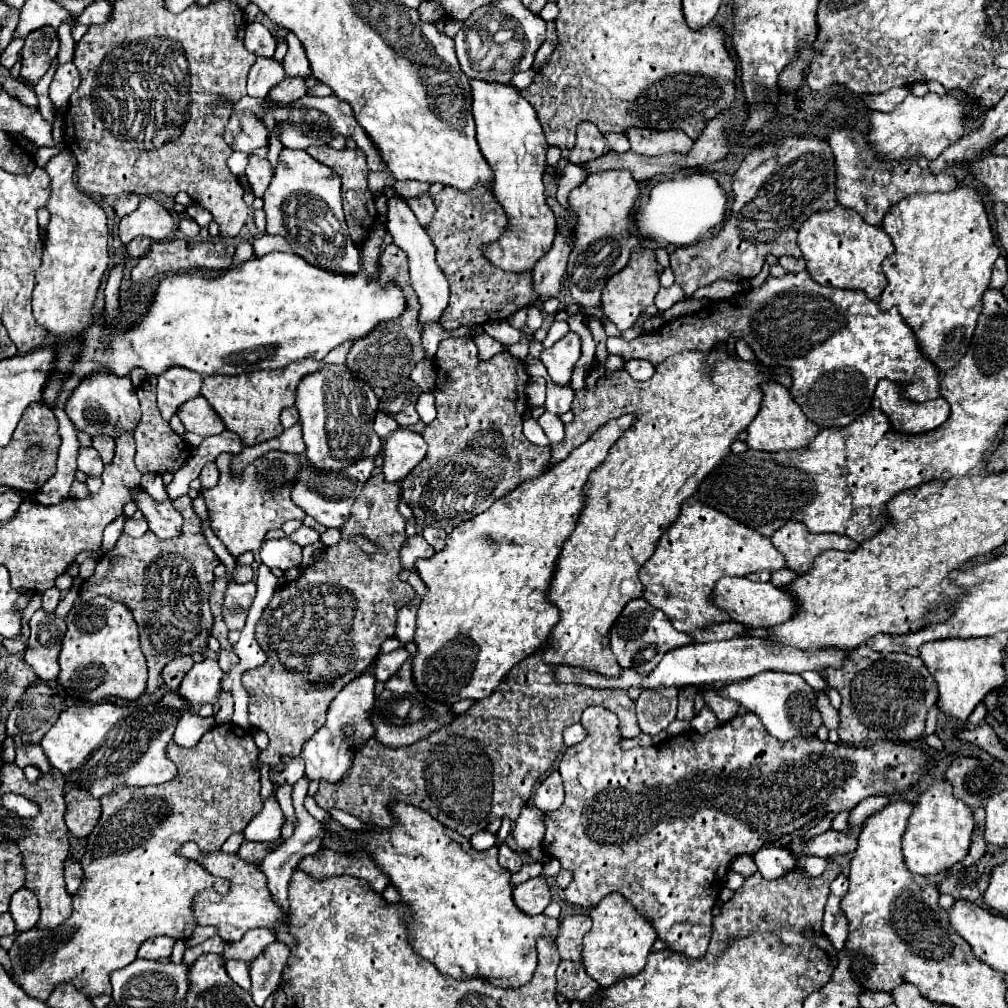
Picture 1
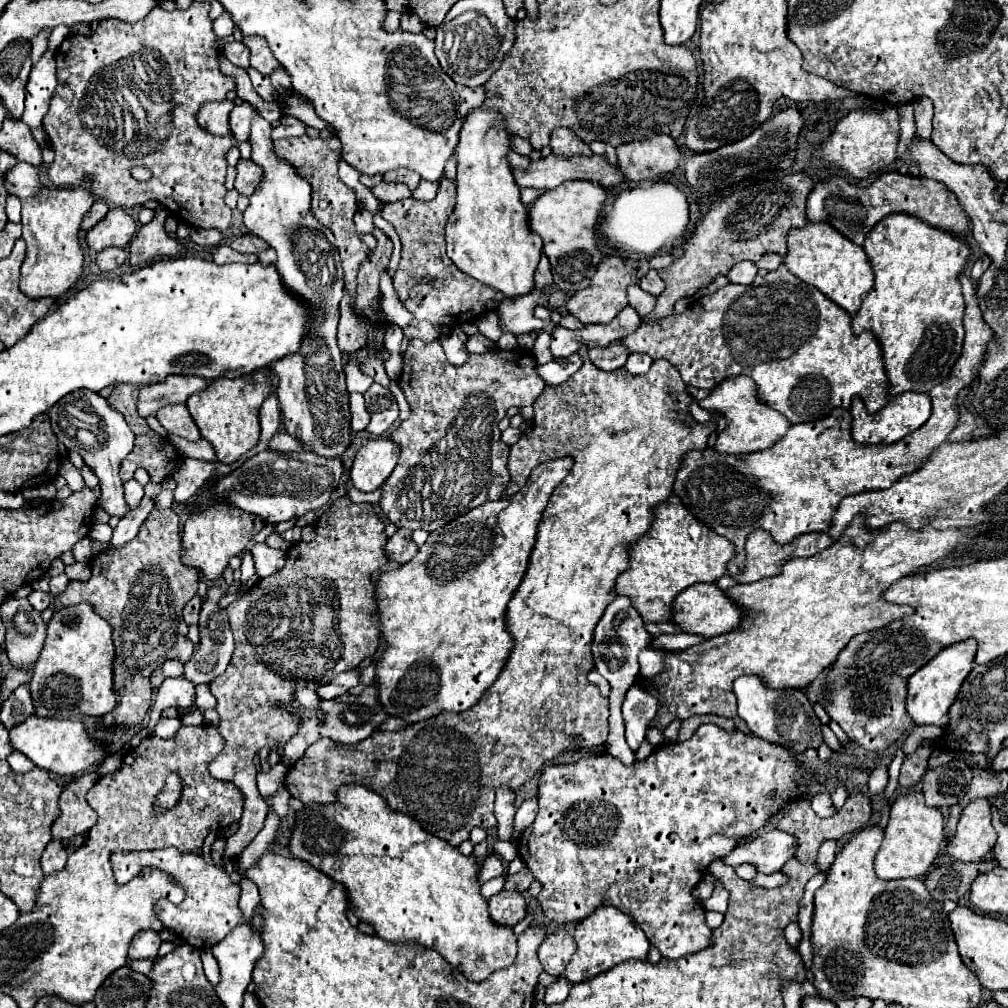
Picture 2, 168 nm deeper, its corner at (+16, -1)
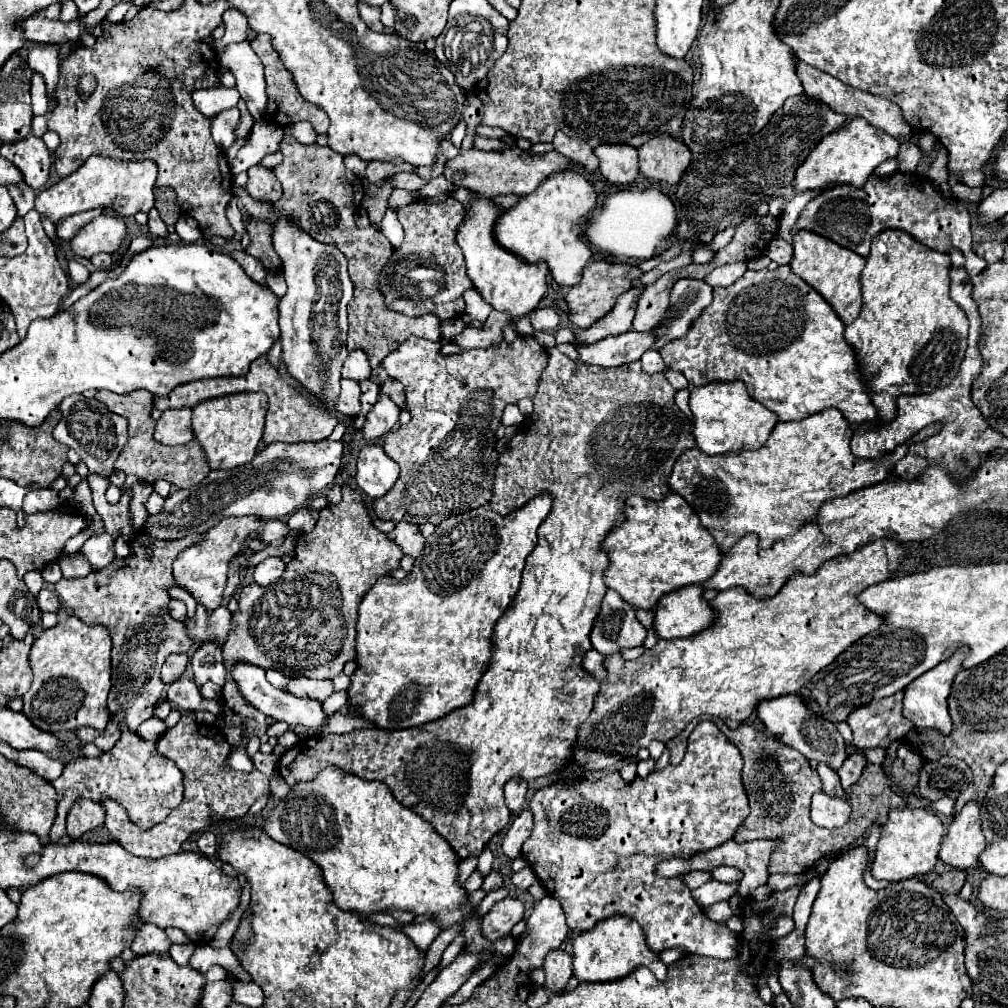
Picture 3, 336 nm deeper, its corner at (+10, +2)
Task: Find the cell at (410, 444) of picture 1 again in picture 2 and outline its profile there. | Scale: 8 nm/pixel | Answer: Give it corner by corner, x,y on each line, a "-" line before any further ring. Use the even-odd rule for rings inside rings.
374,438
362,446
350,468
350,480
360,492
374,492
392,474
400,446
390,438

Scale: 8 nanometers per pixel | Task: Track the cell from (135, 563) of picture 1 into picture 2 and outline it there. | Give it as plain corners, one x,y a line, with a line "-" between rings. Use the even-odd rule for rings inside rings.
154,507
152,512
150,512
148,518
146,518
146,522
142,524
142,528
140,528
140,534
132,540
132,542
126,542
124,546
120,546
120,548
106,548
106,550
102,550
100,554
96,554
96,556
92,556
90,558
90,562
88,562
88,566
92,568
92,576
90,576
90,580
86,580
86,582
72,582
72,584
68,584
68,588
62,592
62,594
58,594
58,598
60,598
60,602
64,604
64,606
72,606
72,604
80,604
80,602
88,602
88,604
92,604
94,606
94,610
104,618
104,620
108,620
110,622
110,626
114,628
114,646
116,646
116,660
114,660
114,678
116,678
116,698
118,698
118,702
116,702
116,708
110,712
110,720
108,720
108,724
122,724
122,726
136,726
136,724
140,724
142,720
144,720
144,716
146,716
146,712
148,712
148,708
150,708
150,698
152,698
152,686
150,686
150,674
164,662
164,660
184,660
184,662
188,662
188,658
192,658
192,654
194,654
194,644
188,640
188,624
184,622
184,618
180,618
180,614
182,614
182,610
184,610
184,606
192,600
192,596
196,594
196,590
198,590
198,570
192,570
192,568
188,568
188,566
184,566
184,562
182,562
182,558
180,558
180,550
182,550
182,538
180,538
180,516
172,510
172,508
157,508

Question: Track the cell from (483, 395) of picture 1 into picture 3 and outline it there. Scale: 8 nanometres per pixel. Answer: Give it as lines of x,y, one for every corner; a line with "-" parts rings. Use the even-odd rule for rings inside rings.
518,335
512,343
500,341
488,349
470,349
458,355
440,355
440,343
432,343
420,337
406,339
384,361
388,377
398,379
404,385
406,405
412,415
408,425
400,425
390,431
384,441
384,451
400,465
400,477
394,487
378,501
374,501
374,513
384,521
406,521
414,525
434,523
472,511
480,505
488,505
492,497
494,471
498,463
494,431
500,427
502,411
508,403
518,403
522,397
534,397
540,375
548,363
548,353
532,335

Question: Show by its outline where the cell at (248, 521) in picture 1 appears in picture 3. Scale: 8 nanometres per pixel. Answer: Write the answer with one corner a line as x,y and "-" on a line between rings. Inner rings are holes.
226,517
210,531
204,533
204,541
184,549
174,561
174,579
176,585
186,589
198,605
206,607
206,611
214,611
222,605
222,591
226,587
226,571
230,559
242,551
244,541
252,535
258,535
262,529
262,521
258,517

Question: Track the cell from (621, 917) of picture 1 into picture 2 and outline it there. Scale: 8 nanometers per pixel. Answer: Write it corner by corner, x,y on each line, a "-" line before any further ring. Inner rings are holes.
598,906
592,916
580,920
574,930
574,940
576,940
576,952
564,972
564,976
572,984
594,978
596,974
606,972
624,960
632,960
632,958
646,960
646,954
650,950
650,942
646,934
640,930
640,926
636,924
636,920
614,906

